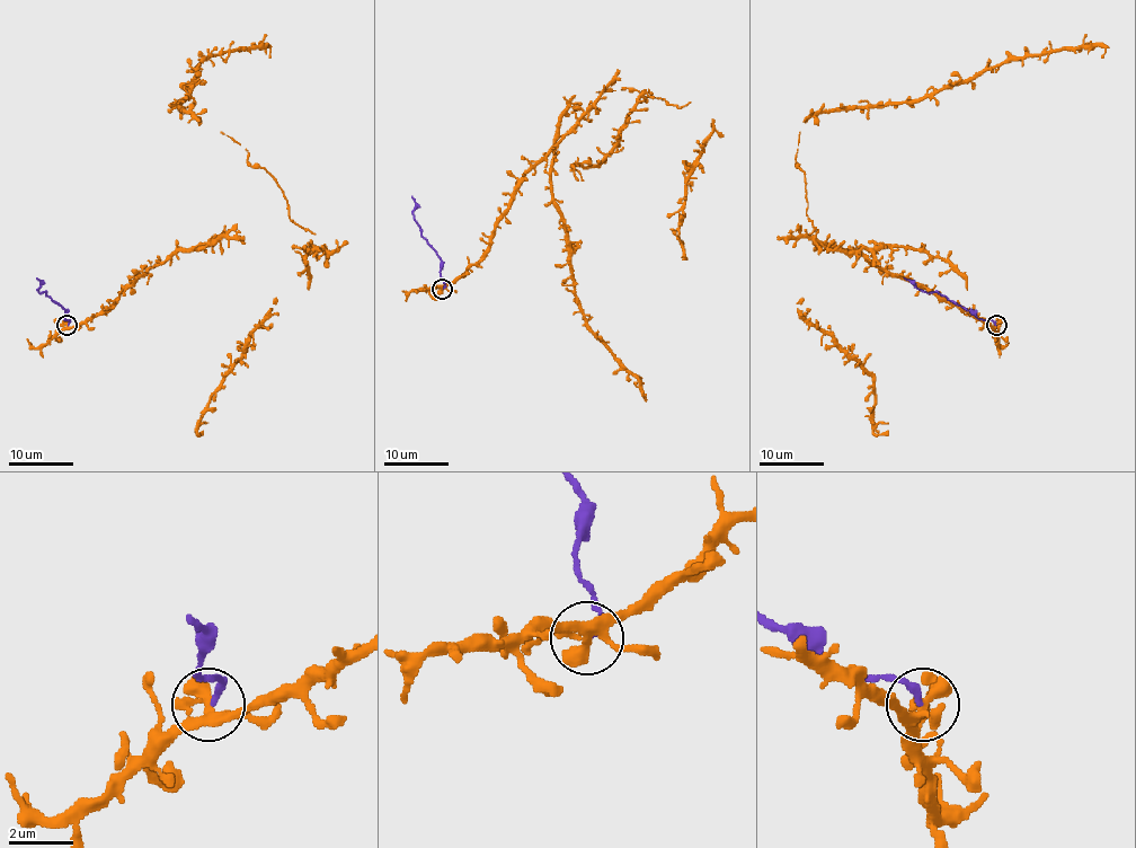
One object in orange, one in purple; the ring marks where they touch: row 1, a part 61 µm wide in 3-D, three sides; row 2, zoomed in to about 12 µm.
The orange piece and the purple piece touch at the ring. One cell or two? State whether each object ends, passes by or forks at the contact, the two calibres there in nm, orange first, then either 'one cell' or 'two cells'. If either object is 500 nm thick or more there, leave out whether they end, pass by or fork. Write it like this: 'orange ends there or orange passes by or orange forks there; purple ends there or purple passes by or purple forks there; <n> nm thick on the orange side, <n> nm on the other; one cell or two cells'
orange forks there; purple ends there; 320 nm thick on the orange side, 200 nm on the other; two cells

